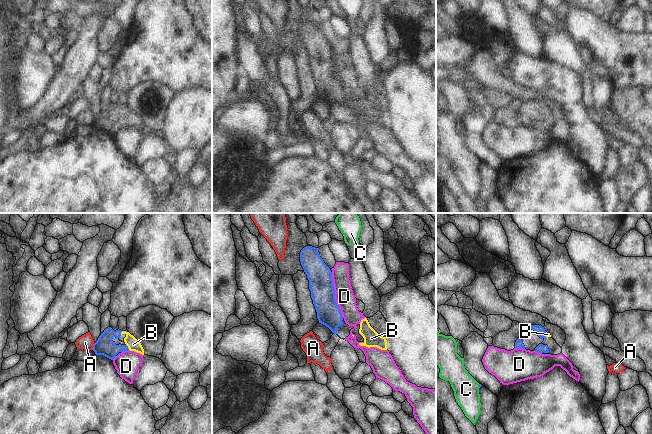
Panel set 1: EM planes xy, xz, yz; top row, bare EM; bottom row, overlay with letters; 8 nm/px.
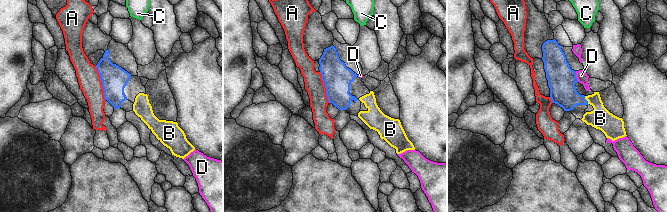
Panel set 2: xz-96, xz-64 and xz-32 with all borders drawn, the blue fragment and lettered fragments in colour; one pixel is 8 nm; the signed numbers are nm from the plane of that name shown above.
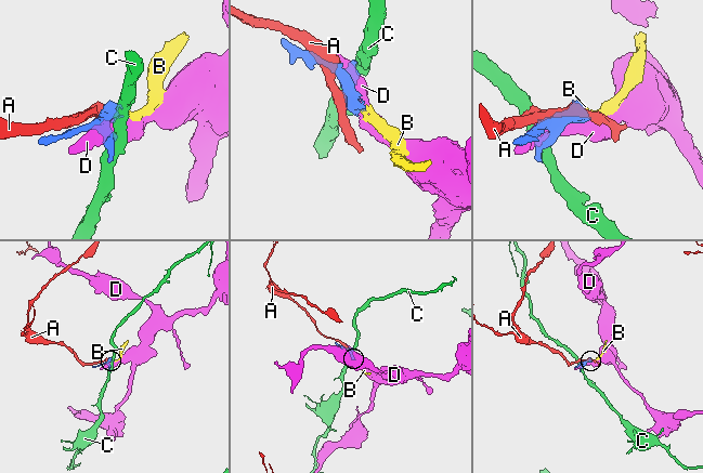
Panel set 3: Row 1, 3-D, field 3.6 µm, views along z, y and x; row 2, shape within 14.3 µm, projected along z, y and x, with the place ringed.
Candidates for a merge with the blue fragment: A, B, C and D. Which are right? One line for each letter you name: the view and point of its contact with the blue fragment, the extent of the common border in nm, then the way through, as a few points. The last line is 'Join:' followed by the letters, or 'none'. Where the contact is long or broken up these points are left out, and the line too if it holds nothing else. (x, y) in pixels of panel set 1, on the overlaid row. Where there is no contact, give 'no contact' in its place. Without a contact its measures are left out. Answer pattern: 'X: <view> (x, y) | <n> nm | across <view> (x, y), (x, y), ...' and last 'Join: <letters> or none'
B: xy (127, 347) | 50 nm | across xy (104, 345), (107, 348), (127, 347), (133, 344)
Join: B

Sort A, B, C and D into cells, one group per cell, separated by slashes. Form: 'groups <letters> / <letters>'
groups A / B / C / D

